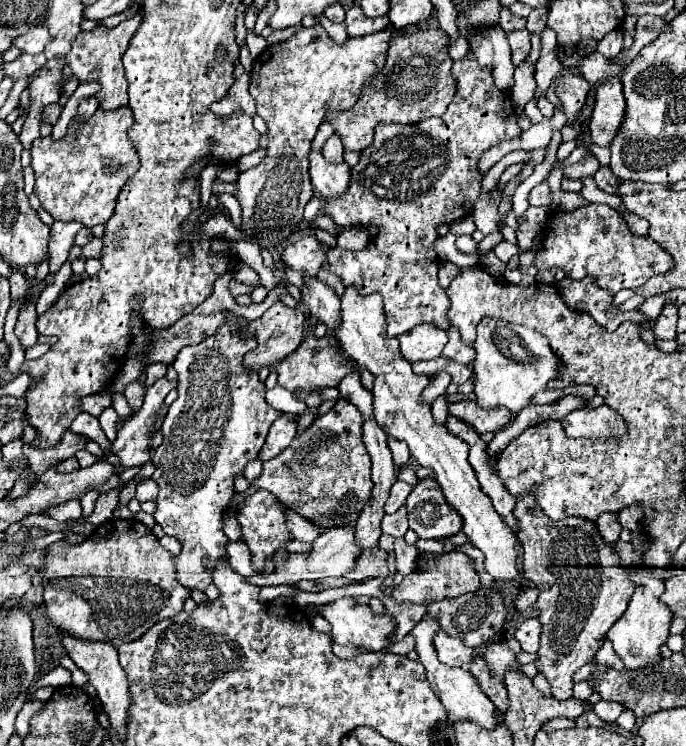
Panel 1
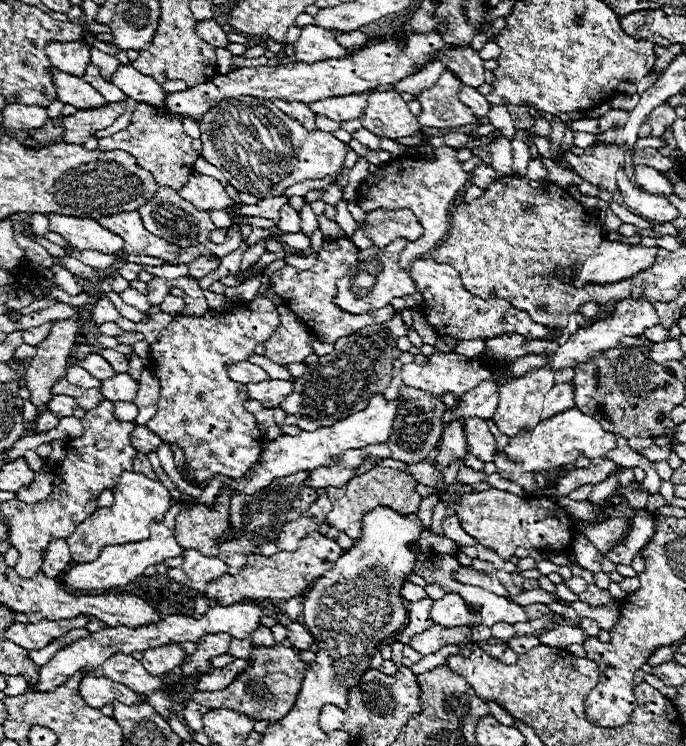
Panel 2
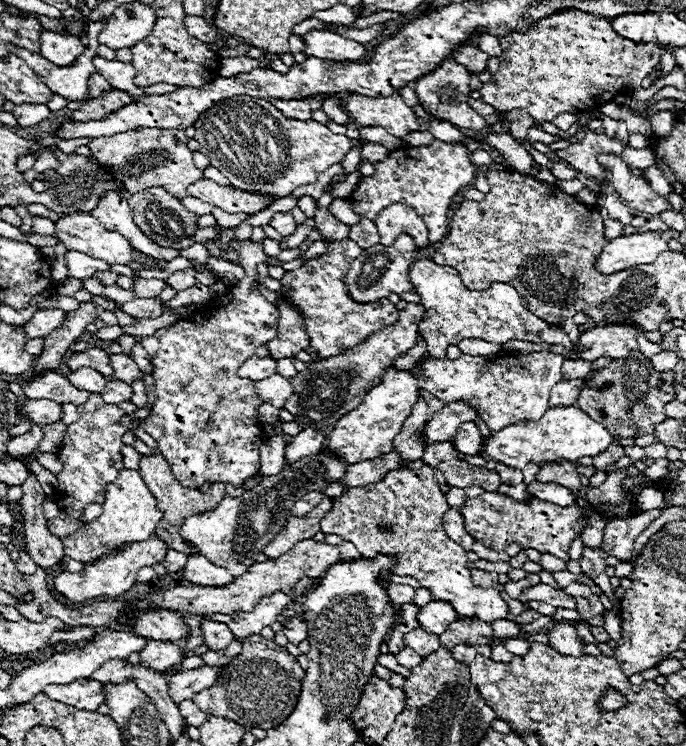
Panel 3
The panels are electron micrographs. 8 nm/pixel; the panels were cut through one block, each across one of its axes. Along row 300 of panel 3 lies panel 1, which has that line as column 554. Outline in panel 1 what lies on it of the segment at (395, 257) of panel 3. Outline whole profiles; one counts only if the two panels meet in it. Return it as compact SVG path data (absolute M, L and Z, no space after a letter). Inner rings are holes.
M482 318L478 324L474 350L474 394L480 408L502 406L514 414L520 412L530 404L530 398L536 392L546 390L548 380L556 376L556 366L560 366L556 356L552 356L552 350L548 348L548 340L544 340L544 336L540 336L532 328L506 320Z

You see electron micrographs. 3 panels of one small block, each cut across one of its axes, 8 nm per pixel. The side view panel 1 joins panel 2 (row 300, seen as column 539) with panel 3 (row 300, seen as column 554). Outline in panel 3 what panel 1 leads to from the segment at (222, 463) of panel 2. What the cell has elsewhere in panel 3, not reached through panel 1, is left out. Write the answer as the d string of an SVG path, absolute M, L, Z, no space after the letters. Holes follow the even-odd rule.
M218 240L206 242L208 256L216 256L228 260L224 250L238 252L238 266L244 268L244 278L228 286L222 296L210 300L204 306L204 312L192 314L186 320L180 320L168 328L156 330L156 338L160 340L160 350L154 356L154 380L156 380L156 402L152 406L150 418L144 422L144 430L156 440L162 456L174 468L172 474L184 488L200 488L204 482L222 482L240 488L248 476L254 476L260 468L260 446L266 436L262 430L262 422L258 420L258 406L262 404L260 396L256 396L254 380L246 380L238 376L240 364L256 354L256 348L268 344L278 334L278 308L268 302L256 288L258 264L266 262L266 254L260 242L252 240L232 240L228 244L220 244Z

